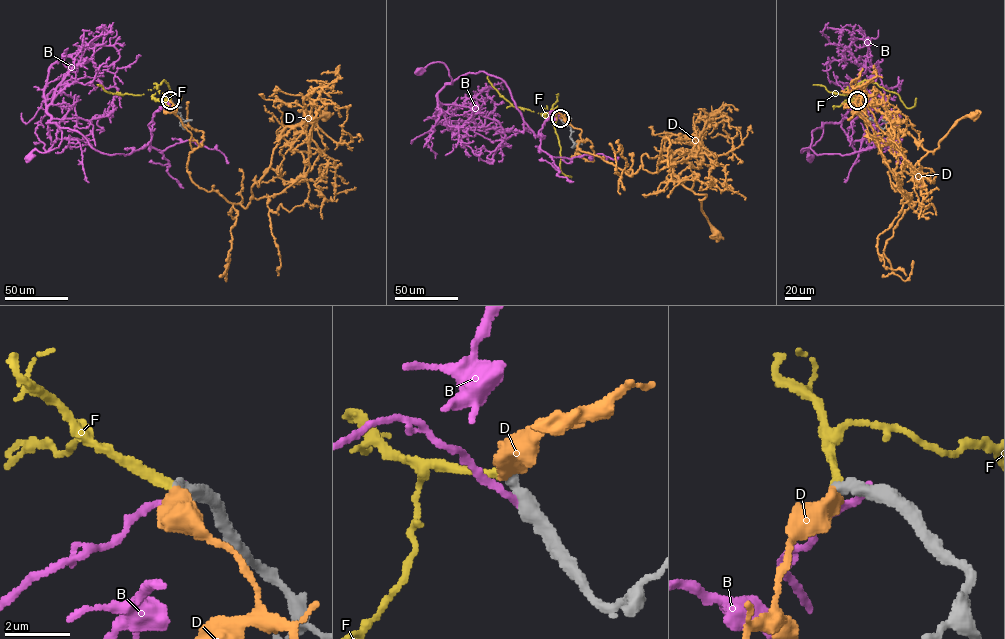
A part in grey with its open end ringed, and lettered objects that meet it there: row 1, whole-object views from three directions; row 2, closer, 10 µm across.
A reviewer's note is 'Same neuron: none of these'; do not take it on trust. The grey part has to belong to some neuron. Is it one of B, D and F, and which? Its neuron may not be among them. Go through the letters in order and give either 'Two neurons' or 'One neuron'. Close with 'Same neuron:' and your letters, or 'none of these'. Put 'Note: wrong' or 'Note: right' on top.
Note: wrong
B: Two neurons
D: Two neurons
F: One neuron
Same neuron: F

